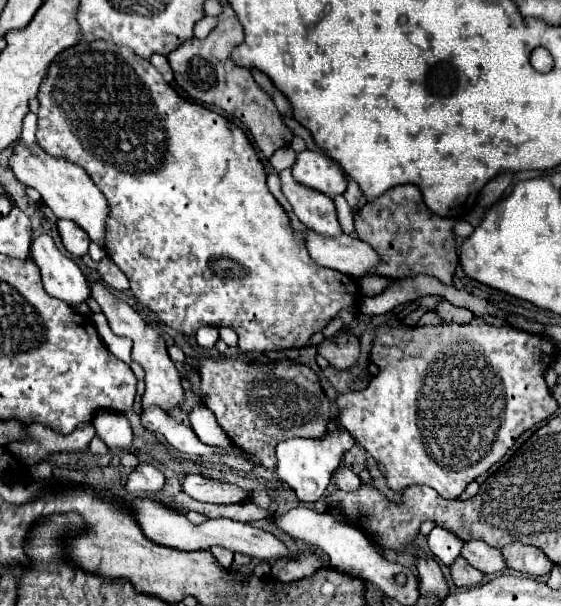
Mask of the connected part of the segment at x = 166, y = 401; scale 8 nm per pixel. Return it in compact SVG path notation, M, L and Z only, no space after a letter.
M92 283L92 297L98 301L98 305L102 307L102 313L106 315L108 319L108 325L110 329L116 333L116 335L122 335L122 337L128 337L132 339L134 347L132 347L132 359L136 363L140 363L144 367L144 383L146 383L146 391L142 395L142 407L148 409L152 405L158 405L162 407L164 411L172 411L176 405L182 403L184 399L184 391L182 391L182 377L178 373L178 369L174 367L172 359L168 357L168 351L166 351L166 343L164 339L160 337L160 333L156 333L154 329L148 327L148 323L122 299L114 297L102 283Z

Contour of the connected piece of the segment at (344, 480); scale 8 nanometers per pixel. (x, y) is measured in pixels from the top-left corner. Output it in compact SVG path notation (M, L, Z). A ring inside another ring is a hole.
M340 465L336 469L336 489L342 489L342 491L354 491L356 487L360 487L362 481L356 473L352 473L348 467Z

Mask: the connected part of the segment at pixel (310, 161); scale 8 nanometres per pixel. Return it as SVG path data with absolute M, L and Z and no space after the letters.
M308 149L298 153L298 159L292 167L292 175L298 183L304 183L330 197L344 195L348 187L342 169L330 157Z

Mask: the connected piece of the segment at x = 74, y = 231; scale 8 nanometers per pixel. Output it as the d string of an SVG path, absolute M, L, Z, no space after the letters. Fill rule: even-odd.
M58 221L58 231L68 253L72 253L74 257L82 257L88 251L90 237L74 221Z

